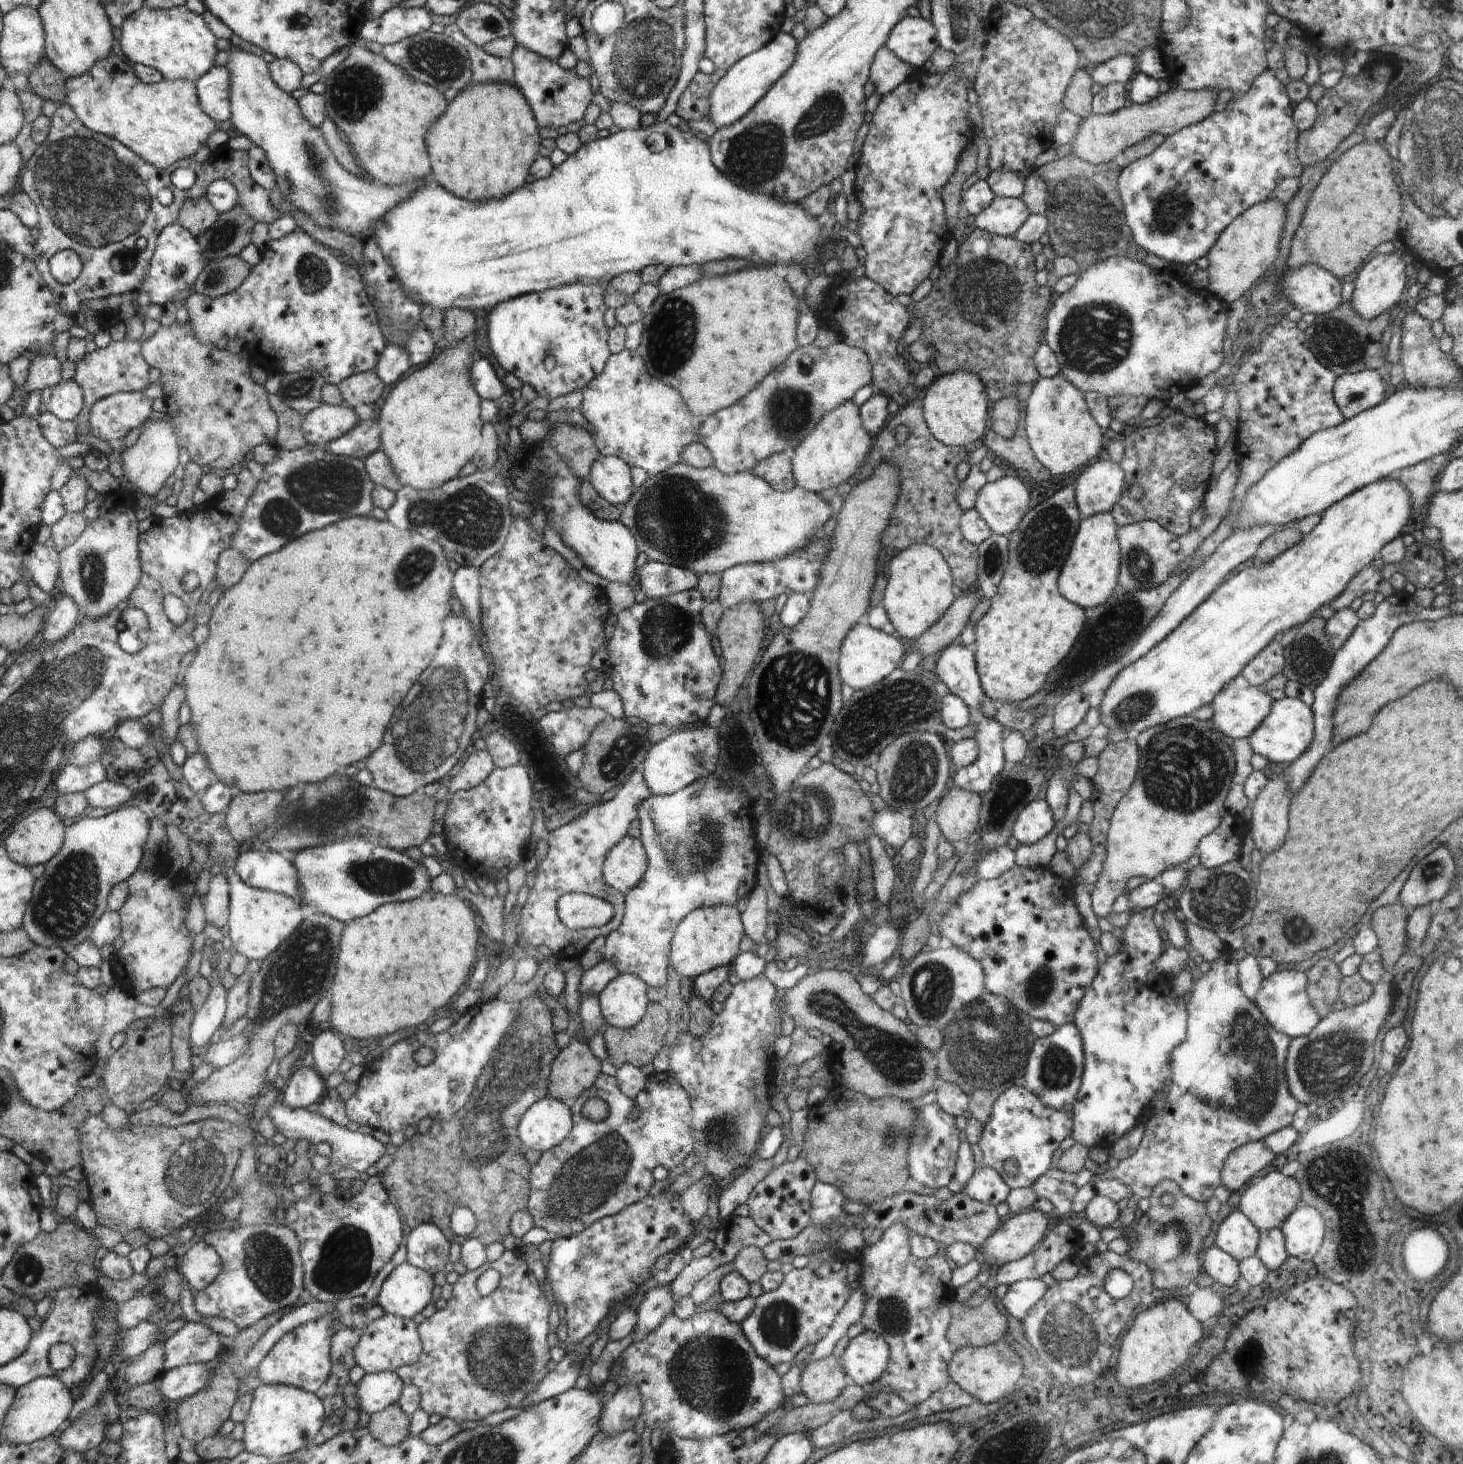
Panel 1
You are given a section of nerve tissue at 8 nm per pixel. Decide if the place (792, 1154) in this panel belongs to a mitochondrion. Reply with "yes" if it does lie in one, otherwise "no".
no

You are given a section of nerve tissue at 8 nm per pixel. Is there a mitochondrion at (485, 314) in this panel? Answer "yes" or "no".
no

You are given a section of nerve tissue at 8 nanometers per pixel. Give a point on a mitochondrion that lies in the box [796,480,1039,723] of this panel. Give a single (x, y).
(993, 559)

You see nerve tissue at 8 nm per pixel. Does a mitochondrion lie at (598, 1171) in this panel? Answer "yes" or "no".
yes

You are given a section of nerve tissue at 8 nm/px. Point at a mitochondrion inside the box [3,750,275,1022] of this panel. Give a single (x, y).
(68, 897)

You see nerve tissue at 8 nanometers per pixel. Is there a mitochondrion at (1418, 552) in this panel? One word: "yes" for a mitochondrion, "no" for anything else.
no

